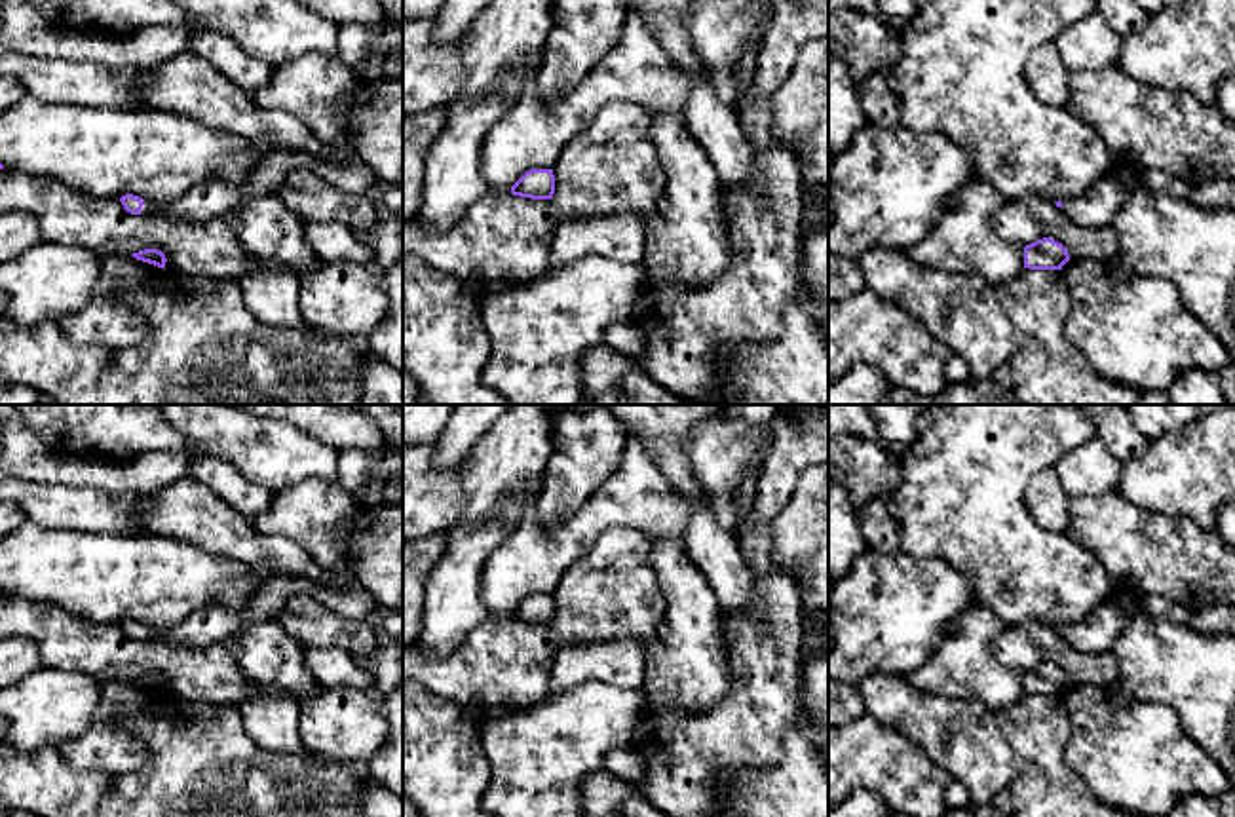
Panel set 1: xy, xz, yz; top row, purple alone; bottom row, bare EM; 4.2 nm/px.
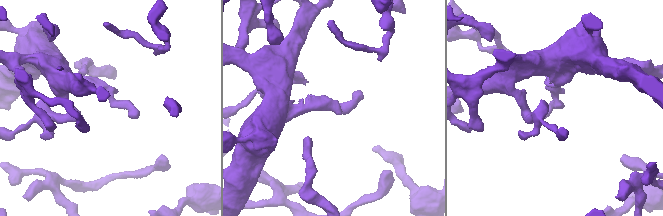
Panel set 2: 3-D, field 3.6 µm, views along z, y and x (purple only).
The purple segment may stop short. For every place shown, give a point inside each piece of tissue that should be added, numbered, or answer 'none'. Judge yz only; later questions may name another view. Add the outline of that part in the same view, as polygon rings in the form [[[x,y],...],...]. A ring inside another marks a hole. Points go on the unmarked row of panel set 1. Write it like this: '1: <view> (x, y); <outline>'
1: yz (1097, 633); [[[1163,595],[1140,597],[1136,606],[1123,606],[1113,597],[1108,597],[1083,621],[1062,627],[1060,635],[1077,652],[1104,654],[1112,650],[1117,635],[1136,614],[1170,623],[1188,623],[1191,610]]]

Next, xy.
1: xy (211, 624); [[[344,568],[336,587],[327,587],[306,578],[268,576],[264,589],[245,608],[228,610],[205,604],[175,629],[156,631],[144,625],[141,640],[163,640],[190,648],[226,642],[249,623],[276,619],[285,598],[296,593],[308,593],[332,612],[352,619],[367,619],[378,606],[372,595]]]

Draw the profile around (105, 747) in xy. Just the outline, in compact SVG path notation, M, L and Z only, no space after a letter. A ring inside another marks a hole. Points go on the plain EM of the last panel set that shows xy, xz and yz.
M103 680L101 703L93 724L68 741L57 745L66 764L78 771L104 771L124 775L139 771L148 760L148 747L141 737L114 724L120 709L160 707L163 694L137 686L131 680Z

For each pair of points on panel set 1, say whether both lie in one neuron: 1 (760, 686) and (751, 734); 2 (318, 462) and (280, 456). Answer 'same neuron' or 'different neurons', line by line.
1: same neuron
2: same neuron

